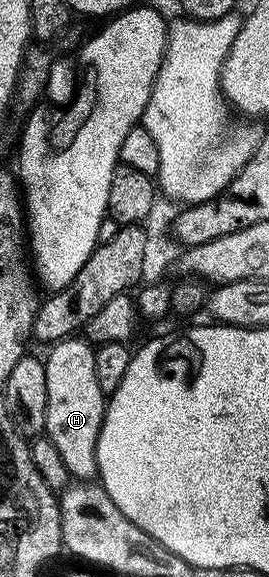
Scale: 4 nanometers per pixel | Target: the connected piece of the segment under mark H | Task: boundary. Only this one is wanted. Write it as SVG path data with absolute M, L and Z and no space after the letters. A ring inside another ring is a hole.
M74 335L50 344L48 349L49 354L43 357L47 379L47 415L44 436L51 443L55 443L55 451L59 451L70 478L78 482L93 481L98 476L97 444L107 404L107 394L99 387L99 378L95 375L94 346L84 336Z

